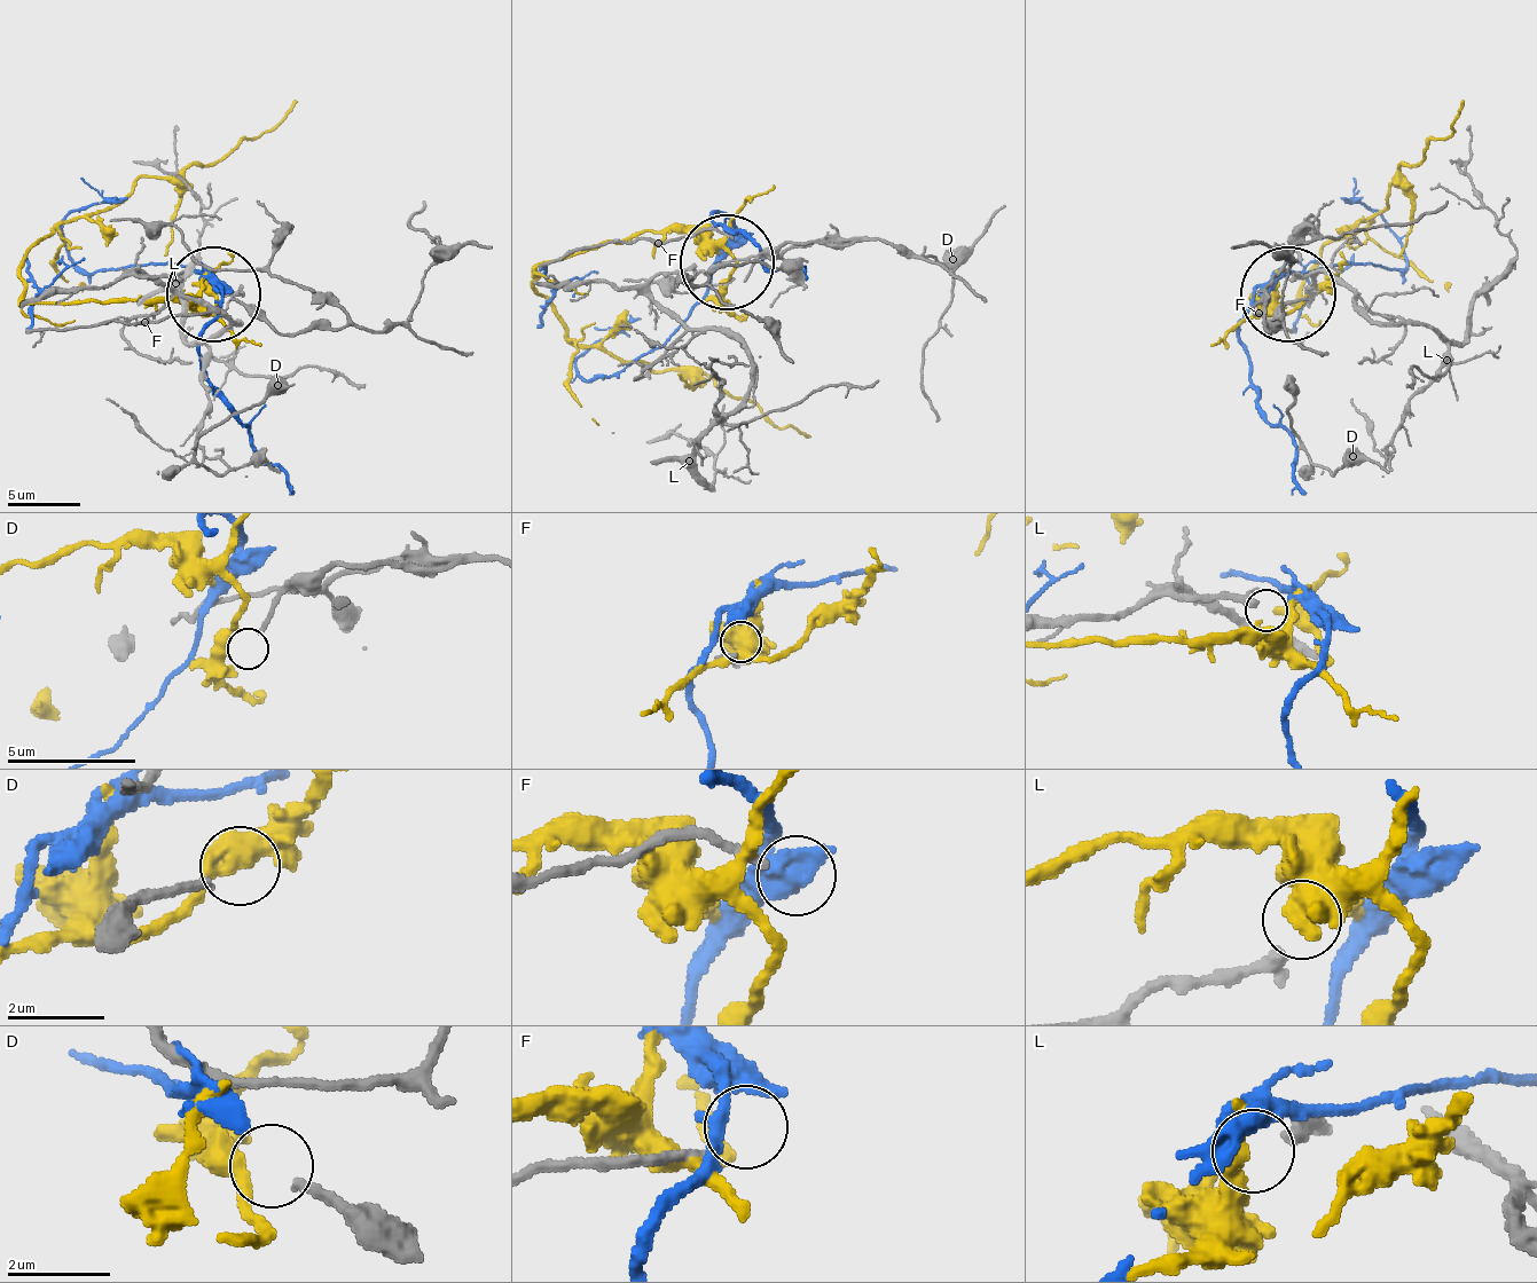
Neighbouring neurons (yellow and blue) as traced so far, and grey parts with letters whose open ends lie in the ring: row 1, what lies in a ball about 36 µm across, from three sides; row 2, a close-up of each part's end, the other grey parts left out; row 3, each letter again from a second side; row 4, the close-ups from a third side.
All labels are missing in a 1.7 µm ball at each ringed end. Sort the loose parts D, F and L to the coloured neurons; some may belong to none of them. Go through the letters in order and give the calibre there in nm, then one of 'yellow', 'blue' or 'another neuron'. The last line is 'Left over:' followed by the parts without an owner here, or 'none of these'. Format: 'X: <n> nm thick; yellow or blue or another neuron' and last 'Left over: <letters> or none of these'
D: 180 nm thick; another neuron
F: 170 nm thick; another neuron
L: 320 nm thick; another neuron
Left over: D, F, L

